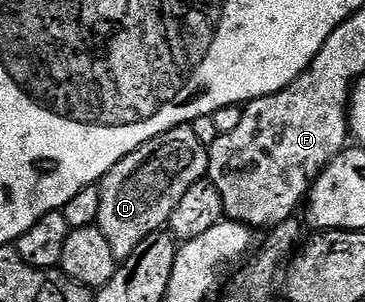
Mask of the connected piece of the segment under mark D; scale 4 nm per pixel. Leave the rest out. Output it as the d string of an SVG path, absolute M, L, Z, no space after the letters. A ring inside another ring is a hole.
M192 125L175 126L130 152L98 185L102 204L96 217L100 231L110 243L110 252L123 260L146 240L146 236L161 233L167 227L178 200L186 196L194 184L205 181L208 173L208 147L194 134Z

